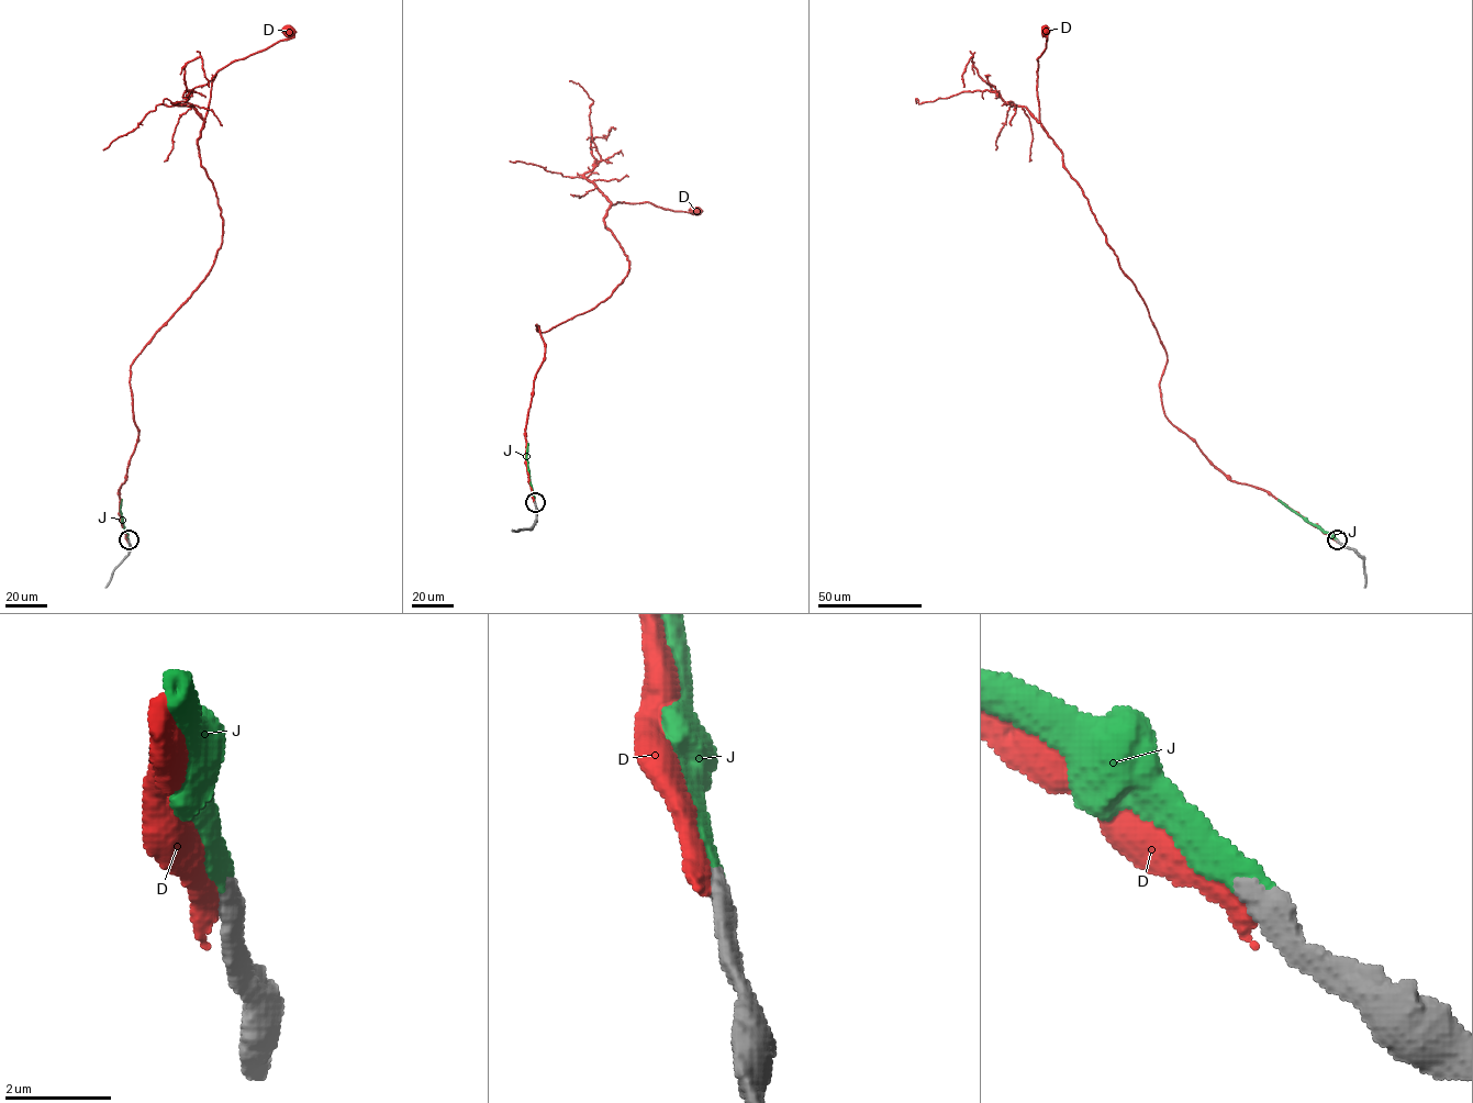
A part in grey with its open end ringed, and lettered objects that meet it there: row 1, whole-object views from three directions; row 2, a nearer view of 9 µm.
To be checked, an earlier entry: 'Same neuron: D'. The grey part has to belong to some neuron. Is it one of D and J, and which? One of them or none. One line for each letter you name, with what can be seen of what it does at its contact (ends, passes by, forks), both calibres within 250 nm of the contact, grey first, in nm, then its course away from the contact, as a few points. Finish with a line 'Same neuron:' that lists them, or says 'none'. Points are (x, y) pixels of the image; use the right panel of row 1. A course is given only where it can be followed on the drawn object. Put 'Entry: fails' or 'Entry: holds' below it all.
J: it ends there; 500 nm thick on the grey side, 400 nm on the other; it runs (1337, 539), (1279, 499)
Same neuron: J
Entry: fails

